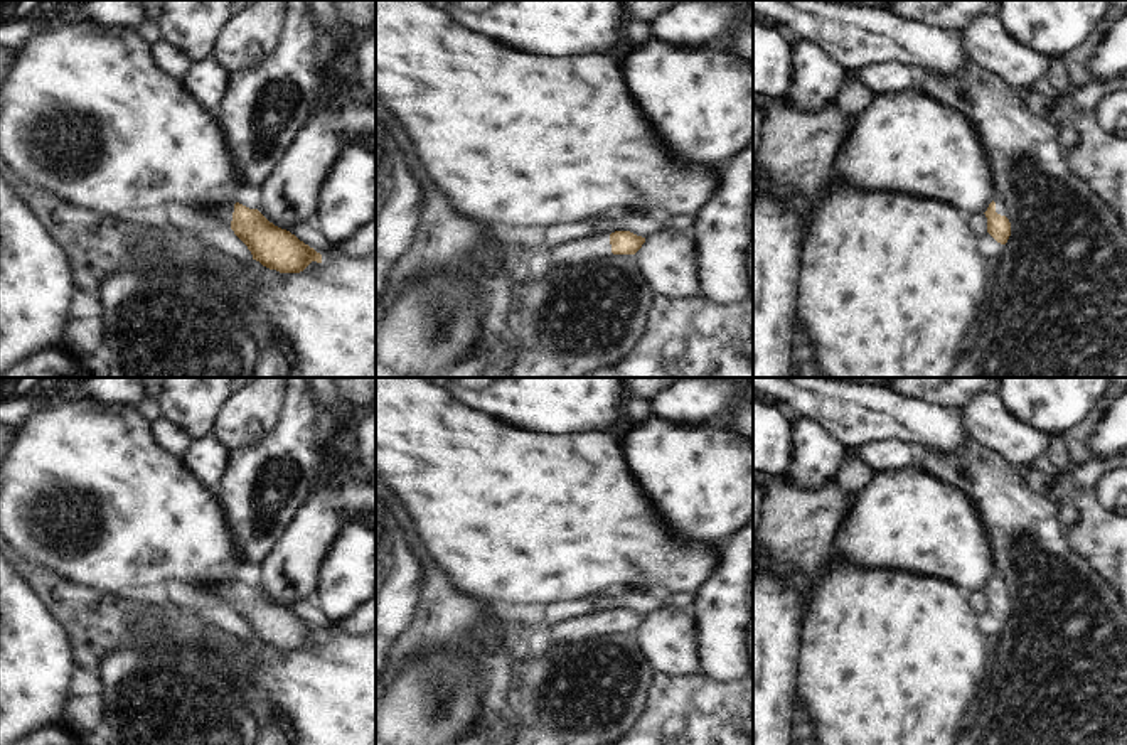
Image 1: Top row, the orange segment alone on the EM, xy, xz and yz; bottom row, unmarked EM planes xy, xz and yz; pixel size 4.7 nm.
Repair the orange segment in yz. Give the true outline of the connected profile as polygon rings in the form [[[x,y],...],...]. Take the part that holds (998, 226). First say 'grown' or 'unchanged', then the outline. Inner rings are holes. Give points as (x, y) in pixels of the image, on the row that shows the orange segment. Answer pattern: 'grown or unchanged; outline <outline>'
grown; outline [[[997,194],[984,212],[987,217],[987,233],[1001,244],[1006,244],[1011,236],[1011,222],[1007,219],[1007,202]]]

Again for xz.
grown; outline [[[615,231],[612,234],[569,241],[551,249],[551,265],[547,271],[551,275],[596,258],[610,258],[612,255],[635,255],[644,243],[645,238],[630,231]]]

